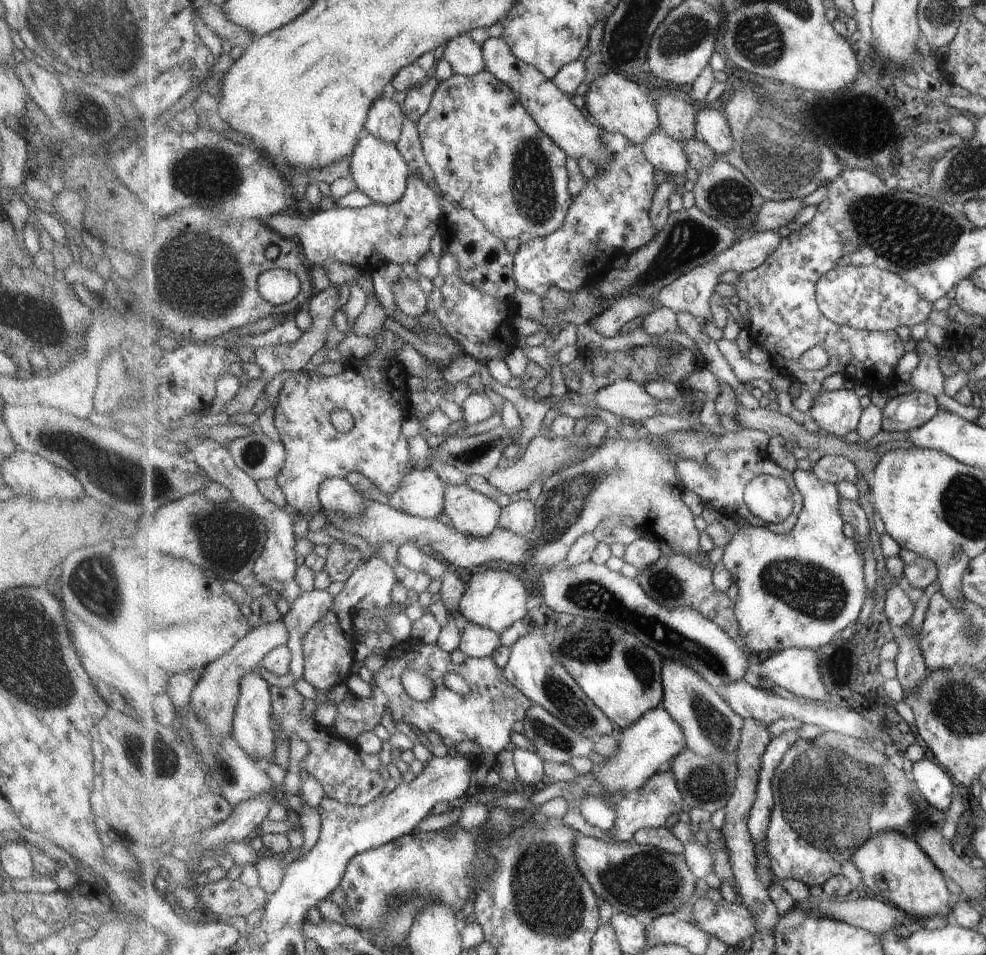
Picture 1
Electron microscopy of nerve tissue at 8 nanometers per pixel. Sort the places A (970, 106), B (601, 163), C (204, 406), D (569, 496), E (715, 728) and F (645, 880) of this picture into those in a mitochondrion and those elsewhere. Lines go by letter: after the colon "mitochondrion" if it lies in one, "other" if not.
A: other
B: other
C: other
D: mitochondrion
E: mitochondrion
F: mitochondrion

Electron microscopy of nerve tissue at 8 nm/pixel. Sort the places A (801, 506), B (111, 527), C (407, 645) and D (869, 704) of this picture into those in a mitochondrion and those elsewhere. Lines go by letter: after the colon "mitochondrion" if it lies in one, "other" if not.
A: other
B: other
C: other
D: other

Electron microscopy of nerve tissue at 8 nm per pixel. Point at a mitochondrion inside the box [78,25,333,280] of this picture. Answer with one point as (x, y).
(210, 175)

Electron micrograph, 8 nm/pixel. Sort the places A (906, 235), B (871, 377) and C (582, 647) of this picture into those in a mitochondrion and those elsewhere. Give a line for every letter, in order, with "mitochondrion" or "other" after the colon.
A: mitochondrion
B: other
C: mitochondrion

